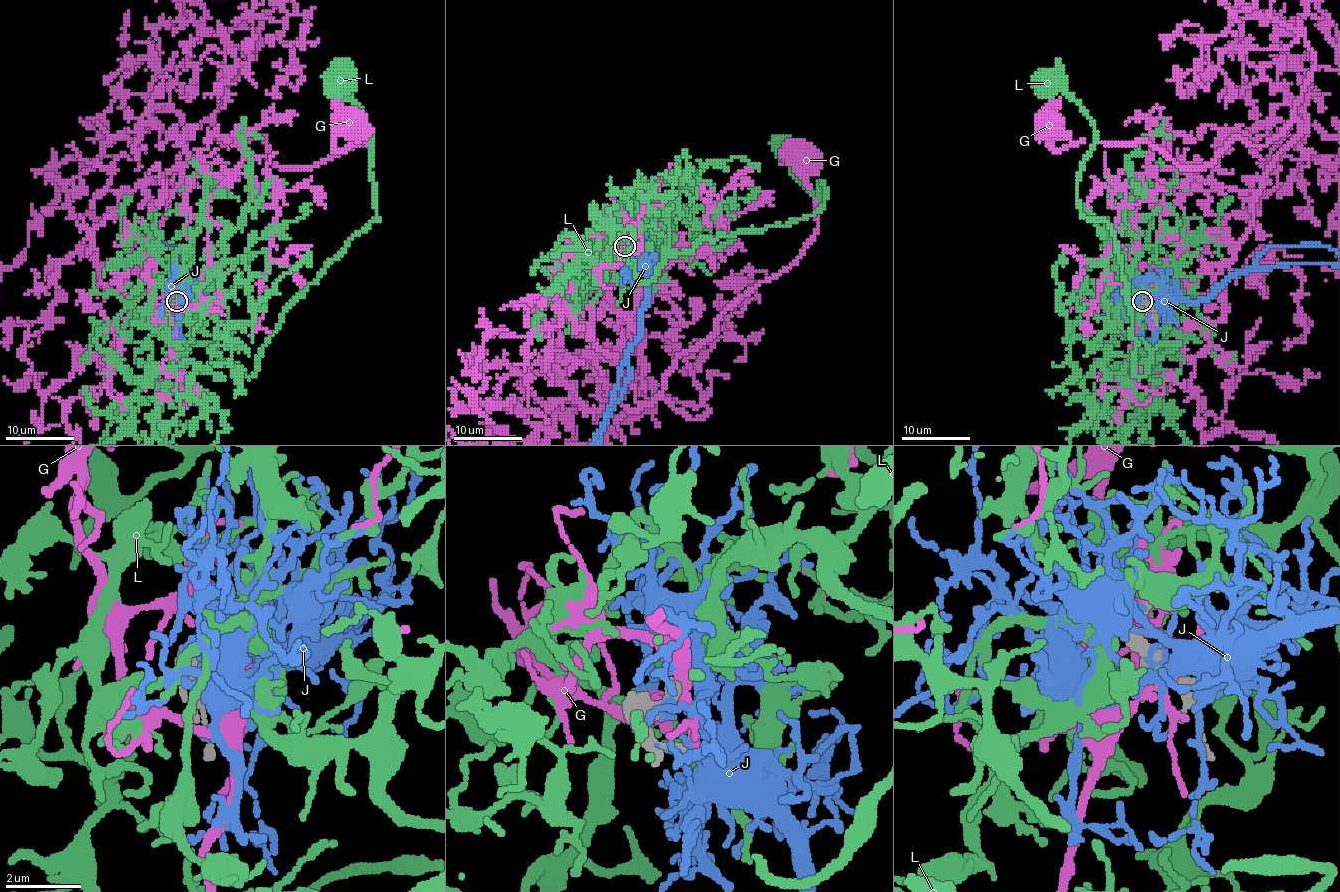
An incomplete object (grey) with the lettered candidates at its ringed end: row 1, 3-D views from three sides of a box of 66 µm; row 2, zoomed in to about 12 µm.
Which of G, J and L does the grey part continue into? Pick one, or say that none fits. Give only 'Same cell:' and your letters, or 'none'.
Same cell: L

